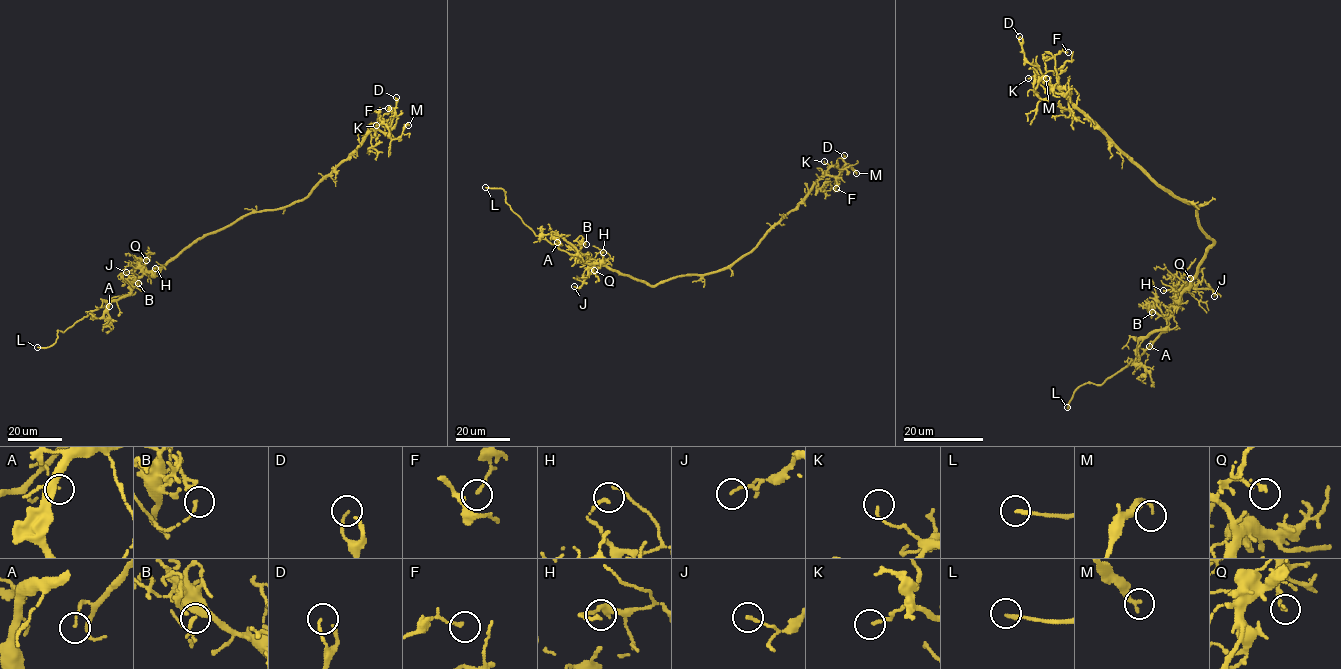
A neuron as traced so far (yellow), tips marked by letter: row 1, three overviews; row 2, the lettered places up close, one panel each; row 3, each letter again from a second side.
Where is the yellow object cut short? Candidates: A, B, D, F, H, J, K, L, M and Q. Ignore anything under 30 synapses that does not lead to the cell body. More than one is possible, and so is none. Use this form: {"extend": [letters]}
{"extend": ["L"]}

